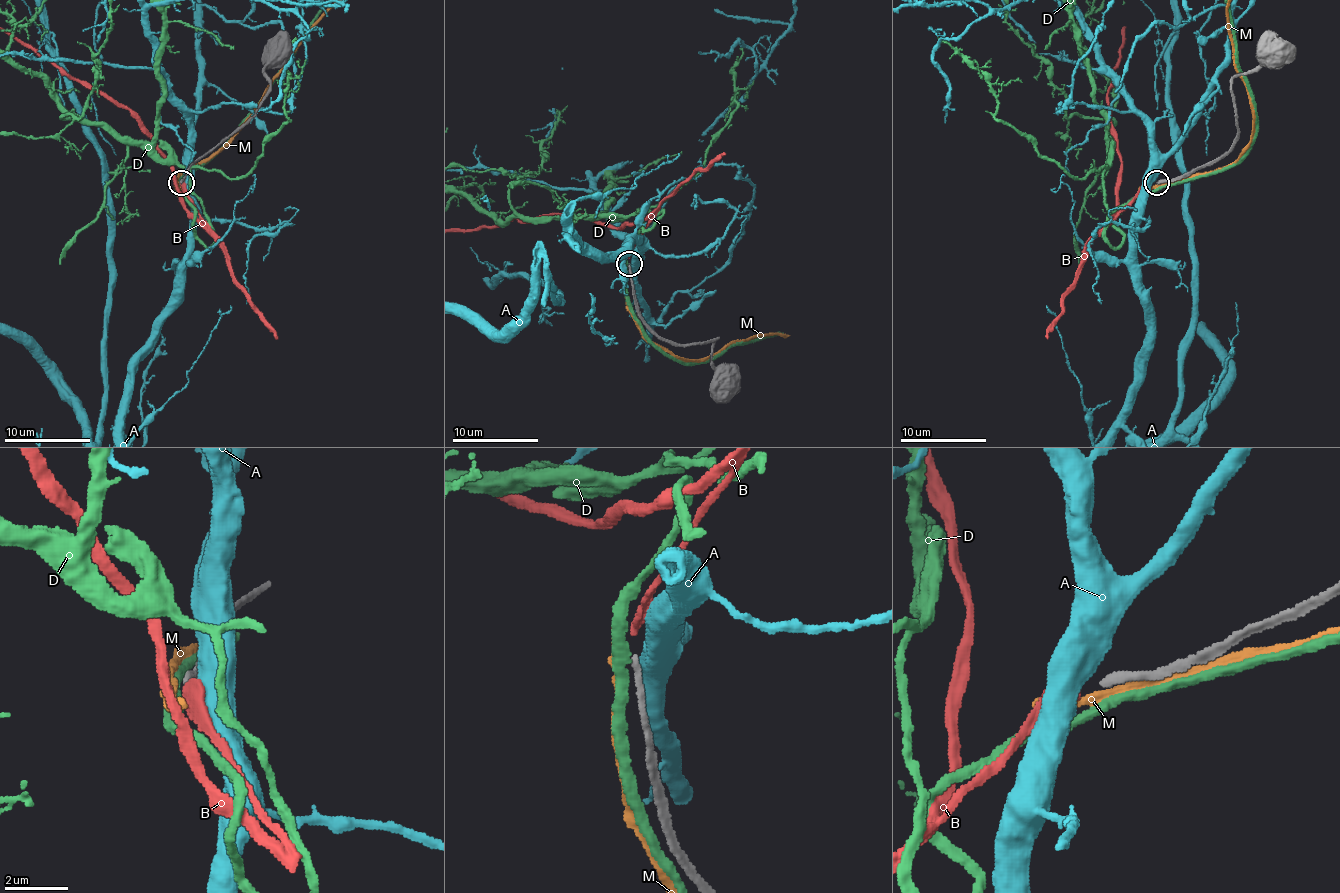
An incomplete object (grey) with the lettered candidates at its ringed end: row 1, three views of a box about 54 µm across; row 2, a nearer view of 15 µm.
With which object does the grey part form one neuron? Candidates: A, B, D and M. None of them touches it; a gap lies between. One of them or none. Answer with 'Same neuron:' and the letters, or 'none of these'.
Same neuron: B

